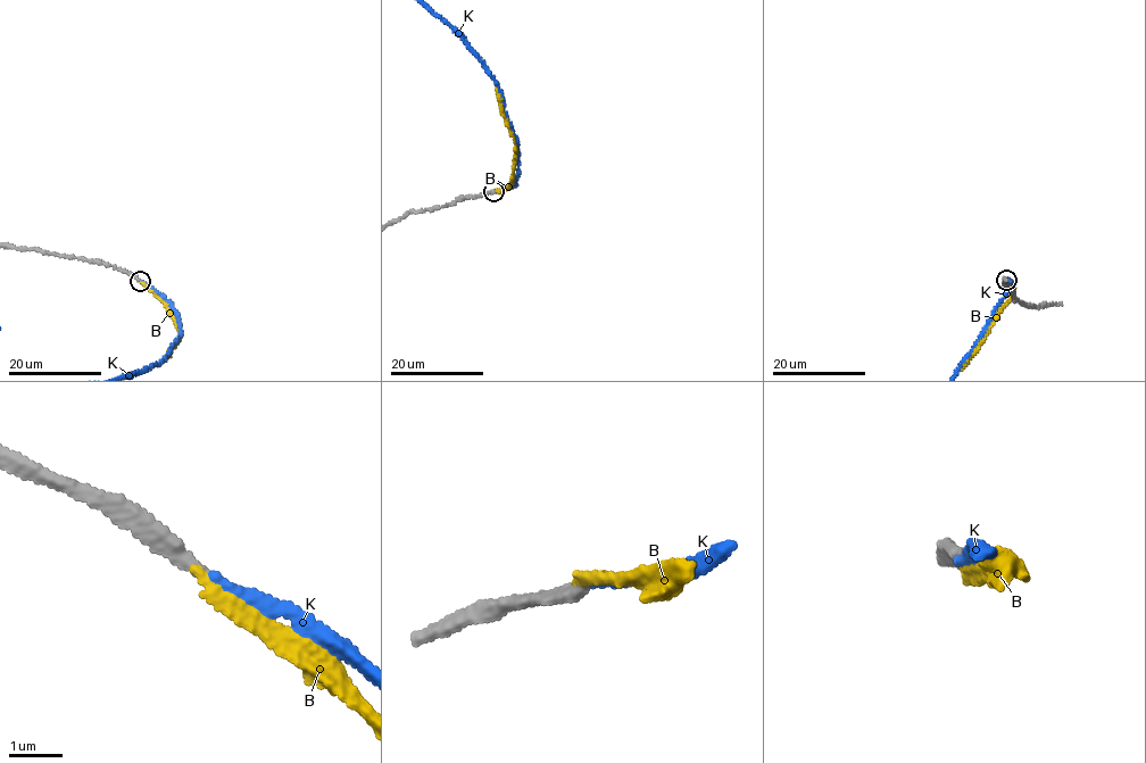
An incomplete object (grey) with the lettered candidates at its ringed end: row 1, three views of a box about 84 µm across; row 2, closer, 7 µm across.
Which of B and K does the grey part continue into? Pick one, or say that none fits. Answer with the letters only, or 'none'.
K

